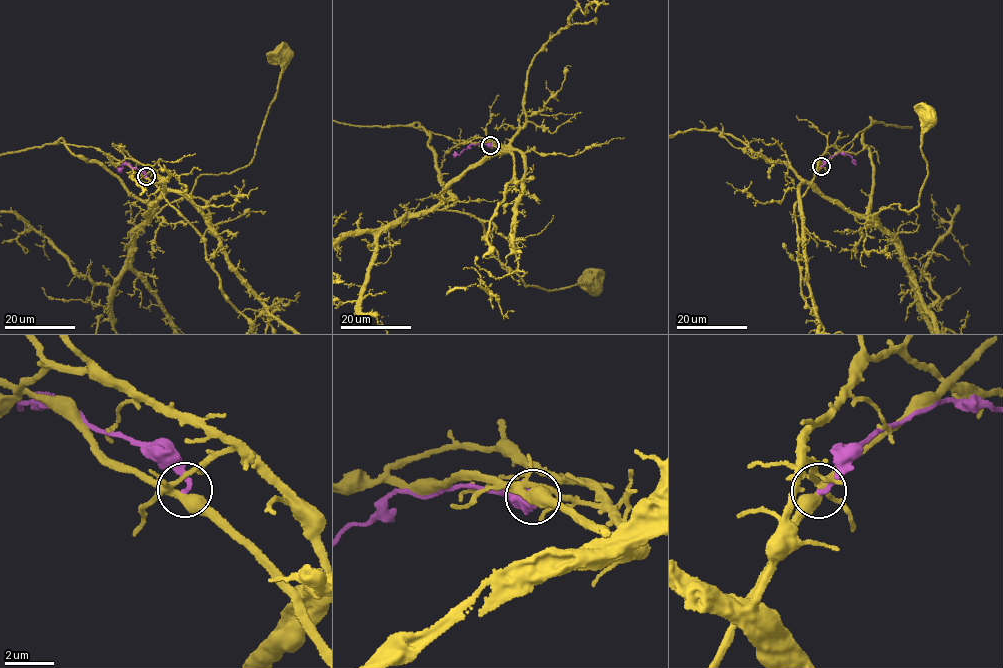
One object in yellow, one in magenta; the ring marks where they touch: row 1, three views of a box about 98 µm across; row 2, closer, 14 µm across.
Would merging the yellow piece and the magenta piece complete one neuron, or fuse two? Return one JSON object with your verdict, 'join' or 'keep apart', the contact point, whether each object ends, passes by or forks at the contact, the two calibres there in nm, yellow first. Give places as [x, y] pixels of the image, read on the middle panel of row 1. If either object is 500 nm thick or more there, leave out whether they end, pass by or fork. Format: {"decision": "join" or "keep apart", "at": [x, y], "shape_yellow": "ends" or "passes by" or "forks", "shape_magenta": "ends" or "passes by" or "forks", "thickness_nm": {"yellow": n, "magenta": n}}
{"decision": "keep apart", "at": [490, 145], "shape_yellow": "forks", "shape_magenta": "ends", "thickness_nm": {"yellow": 360, "magenta": 190}}

